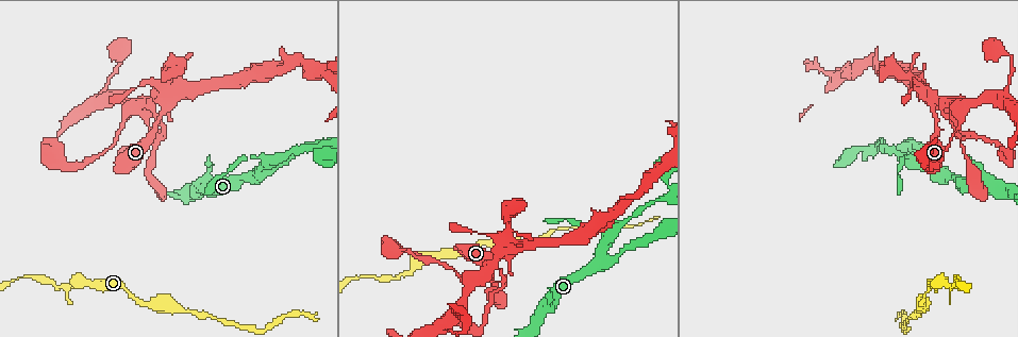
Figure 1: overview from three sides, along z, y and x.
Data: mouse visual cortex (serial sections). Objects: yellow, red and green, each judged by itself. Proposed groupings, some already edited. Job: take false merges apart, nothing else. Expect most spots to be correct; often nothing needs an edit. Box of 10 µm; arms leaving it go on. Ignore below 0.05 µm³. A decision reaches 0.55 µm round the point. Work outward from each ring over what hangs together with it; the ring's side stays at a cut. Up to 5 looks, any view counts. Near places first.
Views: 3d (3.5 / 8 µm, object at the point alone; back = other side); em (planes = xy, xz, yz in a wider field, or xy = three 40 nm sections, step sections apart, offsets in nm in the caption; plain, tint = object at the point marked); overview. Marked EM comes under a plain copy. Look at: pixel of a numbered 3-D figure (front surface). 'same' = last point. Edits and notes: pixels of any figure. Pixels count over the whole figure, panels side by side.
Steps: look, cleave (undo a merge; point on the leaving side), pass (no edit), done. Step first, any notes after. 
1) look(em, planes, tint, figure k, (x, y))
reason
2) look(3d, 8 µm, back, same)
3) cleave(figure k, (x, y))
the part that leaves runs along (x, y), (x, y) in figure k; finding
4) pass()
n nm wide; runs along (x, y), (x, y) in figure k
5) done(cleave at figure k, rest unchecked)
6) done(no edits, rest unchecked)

look(3d, 3.5 µm, figure 1, (494, 281))
branch point

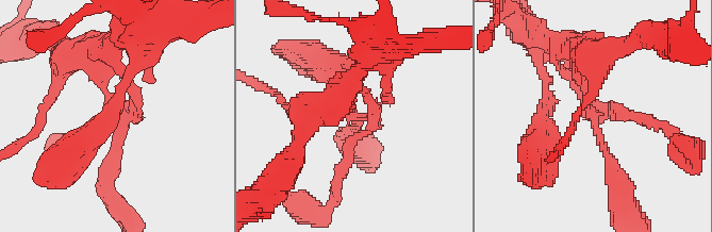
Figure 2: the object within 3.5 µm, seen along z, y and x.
look(em, xy, step 2, tint, figure 2, (595, 117))
shape alone is not enough

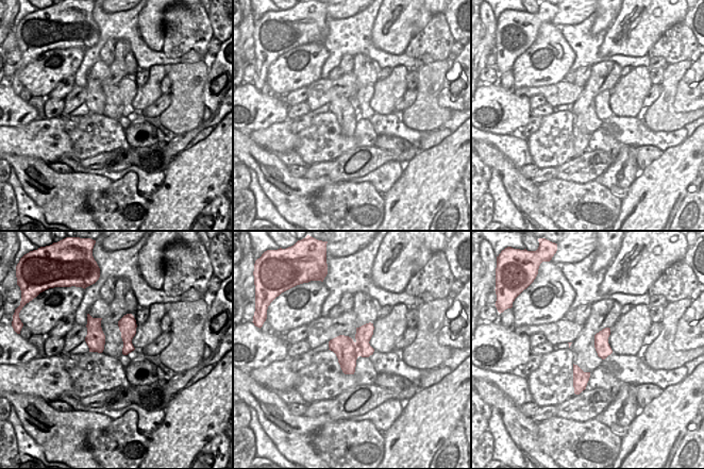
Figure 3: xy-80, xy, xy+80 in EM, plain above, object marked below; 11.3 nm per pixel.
look(em, xy, step 3, tint, same)
cut it another way

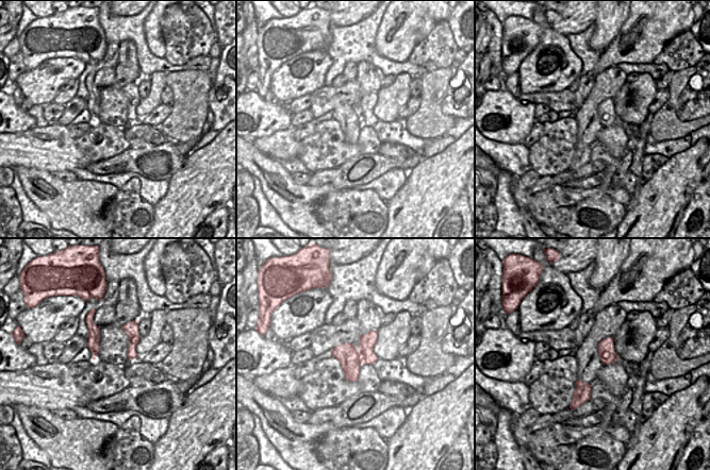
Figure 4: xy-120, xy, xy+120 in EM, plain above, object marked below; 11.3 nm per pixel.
pass()
3 arms; arms of 200, 200, 250 nm; runs along (578, 50), (586, 103), (614, 178) in figure 2; one cell here

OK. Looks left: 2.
look(3d, 3.5 µm, figure 1, (189, 309))
narrows sharply

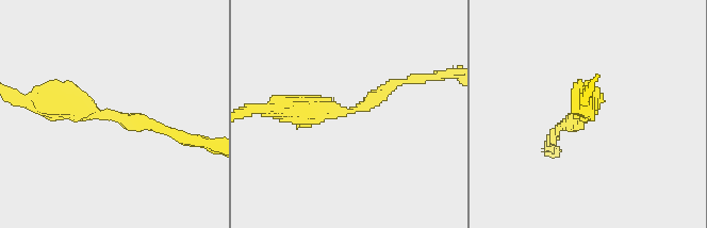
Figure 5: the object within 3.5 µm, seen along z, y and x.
look(em, xy, step 5, tint, figure 5, (112, 112))
arms of 150, 400 nm

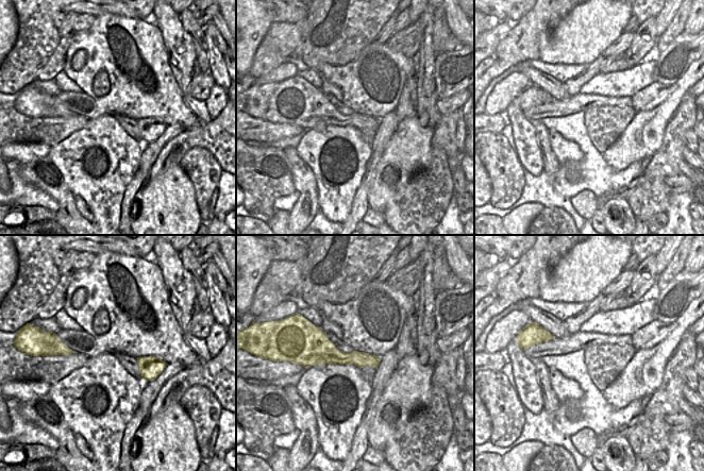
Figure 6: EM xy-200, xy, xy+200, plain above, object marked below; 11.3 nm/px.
pass()
170 nm wide; runs along (42, 100), (75, 100), (169, 130) in figure 5; continuous, no second cell

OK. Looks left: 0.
done(no edits, rest unchecked)

